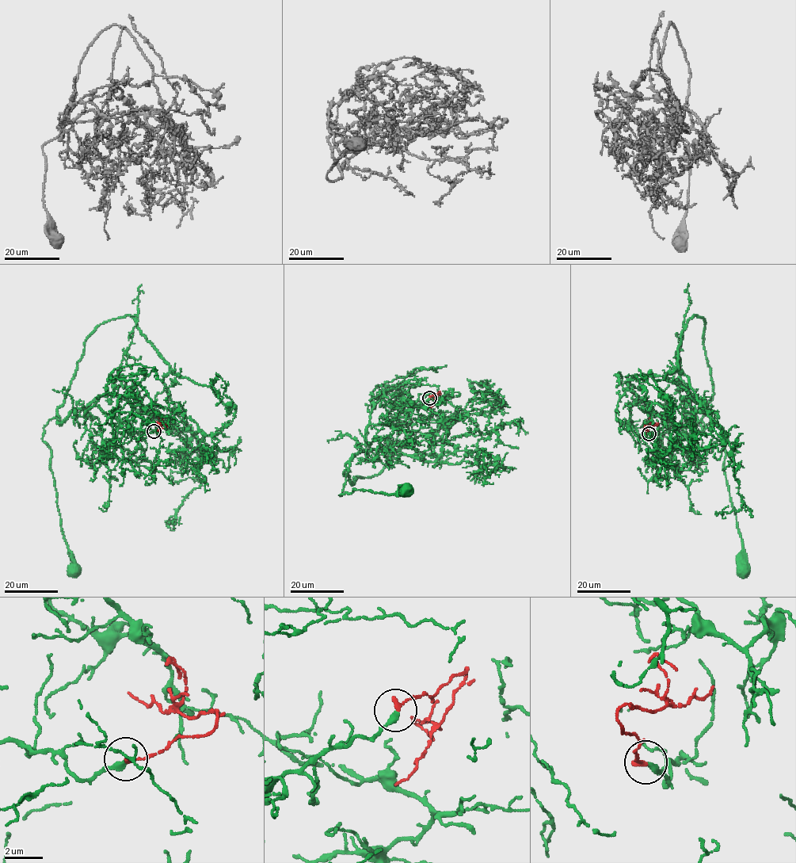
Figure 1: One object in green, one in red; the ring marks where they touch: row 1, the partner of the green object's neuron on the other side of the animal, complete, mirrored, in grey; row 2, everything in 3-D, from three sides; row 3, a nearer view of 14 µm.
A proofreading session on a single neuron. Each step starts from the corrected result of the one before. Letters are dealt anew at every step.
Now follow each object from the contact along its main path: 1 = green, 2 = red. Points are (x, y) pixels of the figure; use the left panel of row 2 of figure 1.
1: (154, 431), (116, 427), (115, 417), (95, 406), (87, 418), (74, 409), (43, 427), (74, 567)
2: (154, 431), (166, 425), (161, 424), (161, 419)

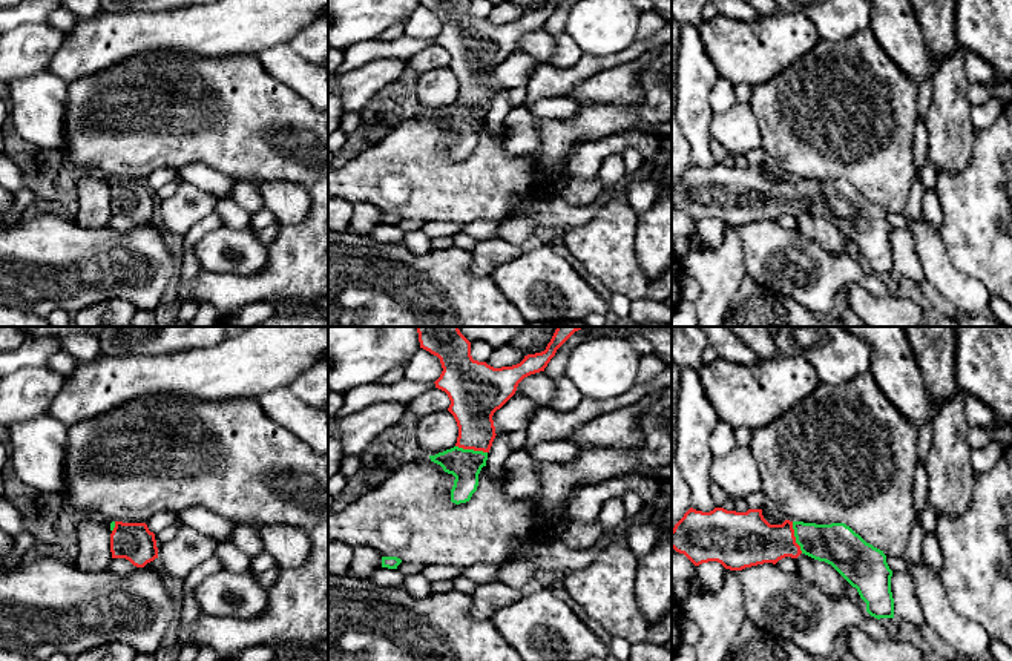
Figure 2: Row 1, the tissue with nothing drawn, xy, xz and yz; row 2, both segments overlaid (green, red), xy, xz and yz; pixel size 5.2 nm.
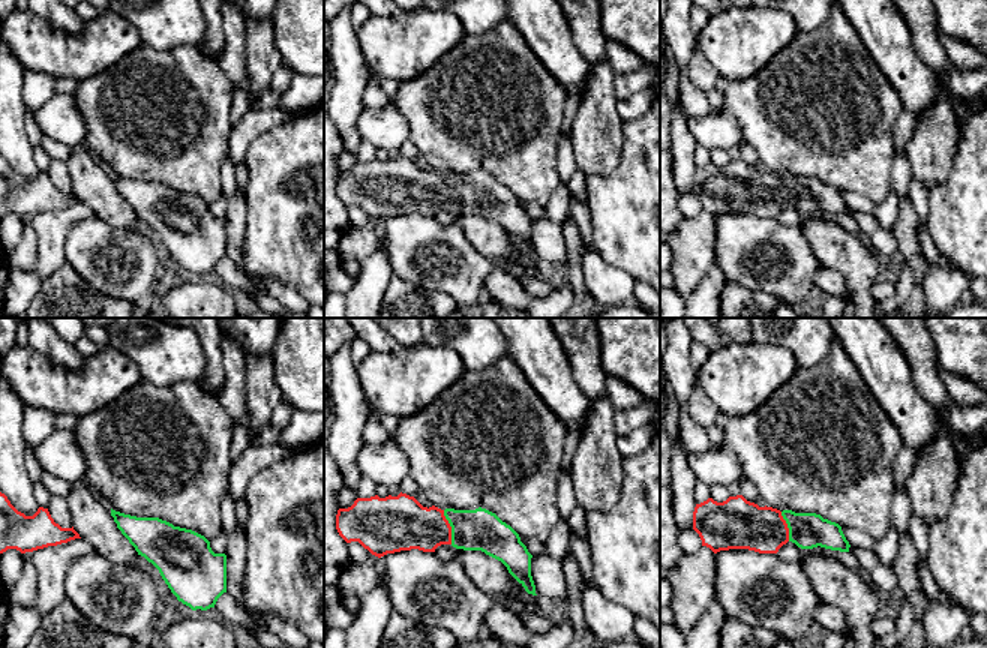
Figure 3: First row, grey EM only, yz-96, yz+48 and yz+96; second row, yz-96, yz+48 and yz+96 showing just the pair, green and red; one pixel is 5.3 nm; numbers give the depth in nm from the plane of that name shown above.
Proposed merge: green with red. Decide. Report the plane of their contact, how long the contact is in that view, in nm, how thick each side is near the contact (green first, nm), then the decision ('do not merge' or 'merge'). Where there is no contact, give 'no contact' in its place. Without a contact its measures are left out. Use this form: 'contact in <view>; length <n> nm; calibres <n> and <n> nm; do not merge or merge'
contact in xz; length 170 nm; calibres 170 and 240 nm; merge

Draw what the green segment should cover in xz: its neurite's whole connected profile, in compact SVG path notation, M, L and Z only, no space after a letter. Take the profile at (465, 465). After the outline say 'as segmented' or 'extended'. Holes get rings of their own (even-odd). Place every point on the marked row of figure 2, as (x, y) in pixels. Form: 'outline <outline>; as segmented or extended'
outline M417 327L420 348L440 359L443 371L434 383L448 394L448 411L458 426L455 446L429 455L455 477L452 503L466 503L477 491L478 474L497 436L494 413L515 394L524 377L544 371L557 350L581 328L586 327L557 327L544 351L527 354L517 365L494 368L472 359L471 342L458 327Z; extended

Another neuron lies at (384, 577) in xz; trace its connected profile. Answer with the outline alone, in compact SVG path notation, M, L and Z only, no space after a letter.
M377 567L366 580L380 587L396 587L403 584L405 575L397 569Z

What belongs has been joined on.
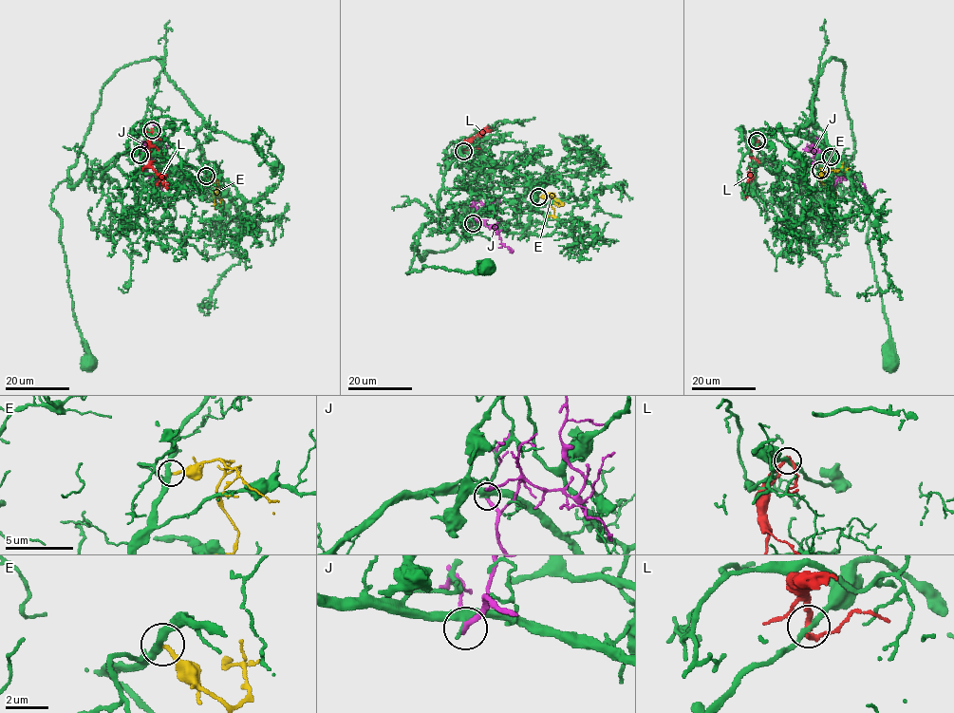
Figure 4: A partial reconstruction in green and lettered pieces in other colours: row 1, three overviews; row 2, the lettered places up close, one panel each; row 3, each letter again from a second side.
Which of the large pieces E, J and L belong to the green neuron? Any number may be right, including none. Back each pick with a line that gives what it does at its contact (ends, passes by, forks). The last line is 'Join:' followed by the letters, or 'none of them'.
Join: none of them

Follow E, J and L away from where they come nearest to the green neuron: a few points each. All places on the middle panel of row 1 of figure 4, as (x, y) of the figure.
E: (538, 197), (552, 195), (549, 200), (554, 214), (544, 216)
J: (473, 224), (476, 218), (496, 231), (502, 243), (513, 252), (509, 252)
L: (463, 151), (463, 146), (468, 140), (485, 130), (491, 130)

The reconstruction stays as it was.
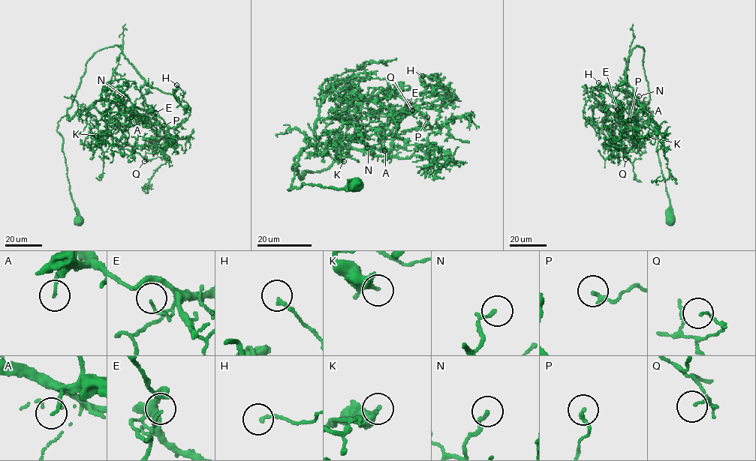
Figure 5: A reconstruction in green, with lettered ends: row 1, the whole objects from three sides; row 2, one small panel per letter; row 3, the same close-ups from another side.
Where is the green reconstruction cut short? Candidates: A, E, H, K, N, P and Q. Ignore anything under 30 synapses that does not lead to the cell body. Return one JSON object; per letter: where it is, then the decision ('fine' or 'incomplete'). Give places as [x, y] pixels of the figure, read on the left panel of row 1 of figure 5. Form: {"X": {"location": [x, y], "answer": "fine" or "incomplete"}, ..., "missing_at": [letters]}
{"A": {"location": [131, 117], "answer": "fine"}, "E": {"location": [155, 112], "answer": "incomplete"}, "H": {"location": [176, 85], "answer": "fine"}, "K": {"location": [96, 136], "answer": "incomplete"}, "N": {"location": [125, 97], "answer": "fine"}, "P": {"location": [164, 125], "answer": "fine"}, "Q": {"location": [144, 161], "answer": "fine"}, "missing_at": ["E", "K"]}

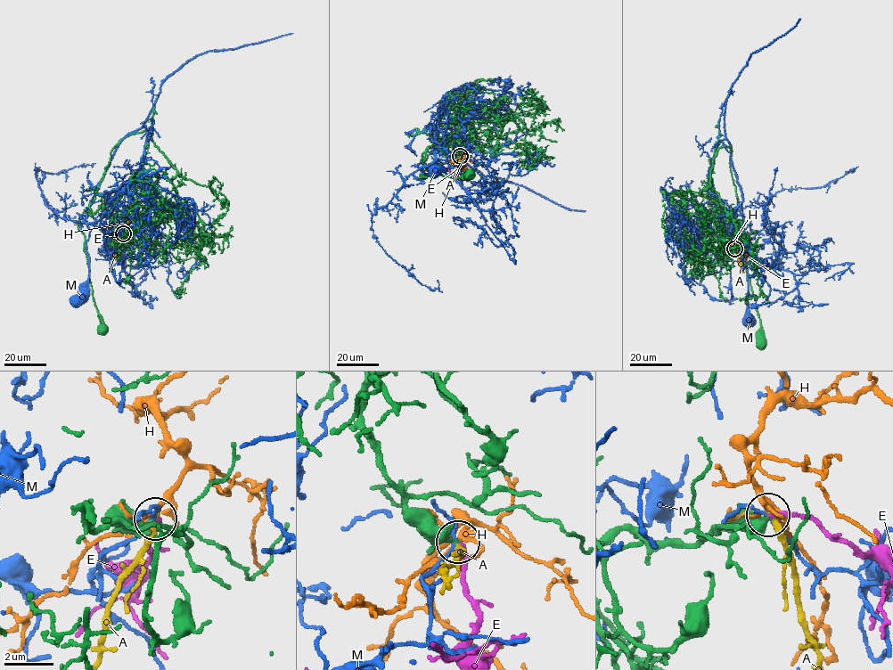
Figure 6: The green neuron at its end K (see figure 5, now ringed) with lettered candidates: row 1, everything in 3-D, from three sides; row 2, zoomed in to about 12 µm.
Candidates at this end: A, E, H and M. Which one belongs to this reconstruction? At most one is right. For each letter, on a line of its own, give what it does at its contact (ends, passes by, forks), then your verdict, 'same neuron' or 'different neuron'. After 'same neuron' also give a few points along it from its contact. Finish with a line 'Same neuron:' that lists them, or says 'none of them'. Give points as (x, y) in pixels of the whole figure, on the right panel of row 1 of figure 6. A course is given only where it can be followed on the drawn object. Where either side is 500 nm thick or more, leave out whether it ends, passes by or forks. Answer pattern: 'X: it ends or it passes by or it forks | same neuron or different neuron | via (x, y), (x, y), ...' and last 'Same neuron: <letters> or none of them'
A: it ends | different neuron
E: it ends | same neuron | via (735, 249), (750, 252), (738, 239)
H: it forks | different neuron
M: it passes by | different neuron
Same neuron: E

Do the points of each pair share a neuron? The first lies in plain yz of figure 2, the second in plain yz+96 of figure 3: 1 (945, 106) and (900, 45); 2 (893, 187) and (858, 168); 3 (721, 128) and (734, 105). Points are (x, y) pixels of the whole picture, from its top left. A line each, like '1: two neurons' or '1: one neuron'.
1: two neurons
2: one neuron
3: two neurons

